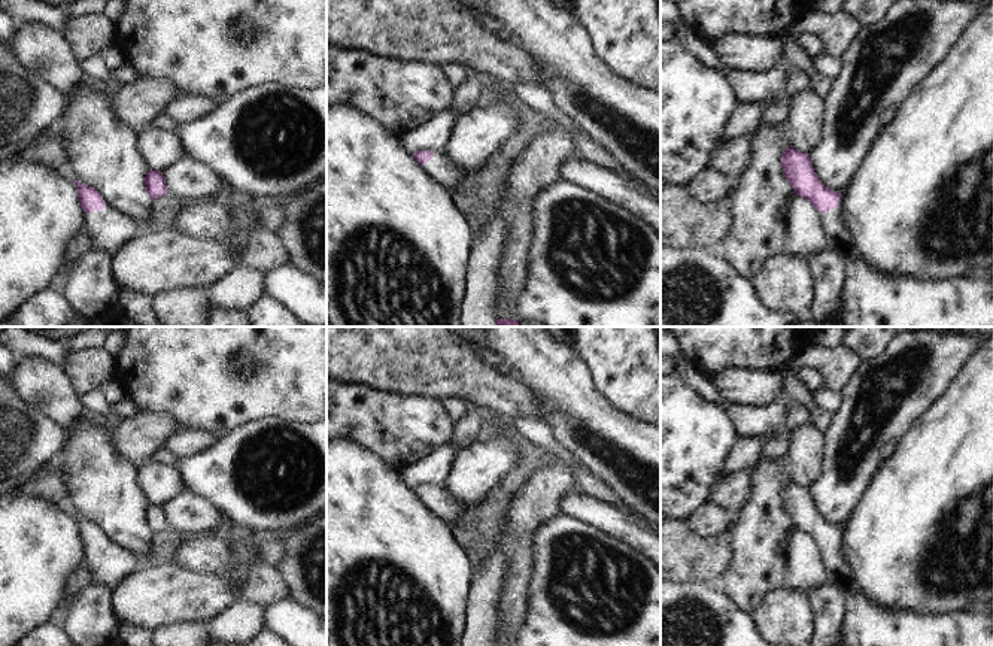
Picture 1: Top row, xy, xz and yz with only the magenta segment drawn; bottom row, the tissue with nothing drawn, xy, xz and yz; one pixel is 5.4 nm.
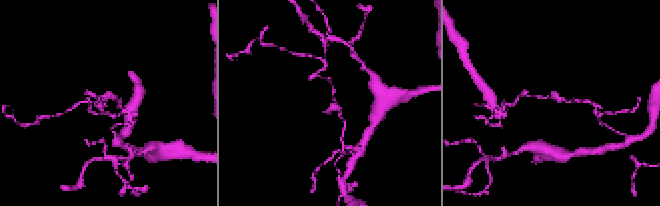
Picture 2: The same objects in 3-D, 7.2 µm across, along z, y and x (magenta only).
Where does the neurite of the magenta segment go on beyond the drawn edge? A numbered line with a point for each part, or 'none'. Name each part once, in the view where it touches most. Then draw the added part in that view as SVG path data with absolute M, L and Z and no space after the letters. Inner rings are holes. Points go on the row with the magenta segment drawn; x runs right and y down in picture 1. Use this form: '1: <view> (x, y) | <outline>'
1: yz (838, 236) | M842 197L836 209L822 213L822 224L828 237L828 249L844 258L854 255L854 237L850 234L842 216Z

